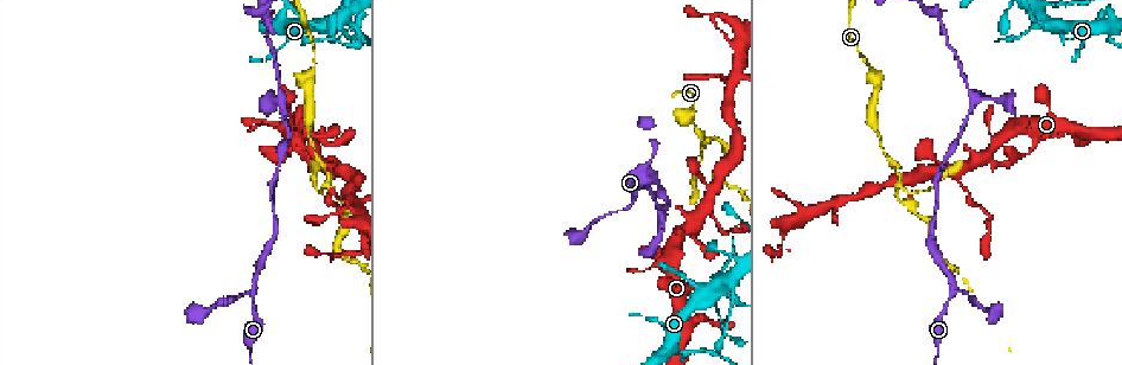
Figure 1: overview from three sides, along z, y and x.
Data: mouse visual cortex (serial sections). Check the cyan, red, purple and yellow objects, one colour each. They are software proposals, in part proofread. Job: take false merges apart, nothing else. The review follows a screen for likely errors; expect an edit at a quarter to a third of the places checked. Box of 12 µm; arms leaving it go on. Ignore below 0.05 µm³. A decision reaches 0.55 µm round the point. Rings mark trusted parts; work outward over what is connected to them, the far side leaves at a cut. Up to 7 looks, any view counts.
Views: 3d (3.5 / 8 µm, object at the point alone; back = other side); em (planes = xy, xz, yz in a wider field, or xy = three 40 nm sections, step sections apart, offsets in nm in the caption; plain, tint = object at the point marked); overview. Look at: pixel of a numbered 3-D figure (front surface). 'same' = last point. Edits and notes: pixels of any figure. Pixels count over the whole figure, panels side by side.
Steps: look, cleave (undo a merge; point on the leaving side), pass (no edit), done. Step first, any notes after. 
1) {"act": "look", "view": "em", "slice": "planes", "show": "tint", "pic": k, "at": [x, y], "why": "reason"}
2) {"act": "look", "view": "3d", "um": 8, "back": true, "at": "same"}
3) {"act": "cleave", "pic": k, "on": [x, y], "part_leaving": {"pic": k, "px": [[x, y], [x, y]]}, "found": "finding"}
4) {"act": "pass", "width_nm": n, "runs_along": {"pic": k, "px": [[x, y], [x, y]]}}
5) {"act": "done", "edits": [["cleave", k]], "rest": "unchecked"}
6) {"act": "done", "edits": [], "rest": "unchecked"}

{"act": "look", "view": "3d", "um": 3.5, "pic": 1, "at": [955, 290], "why": "three-way junction"}

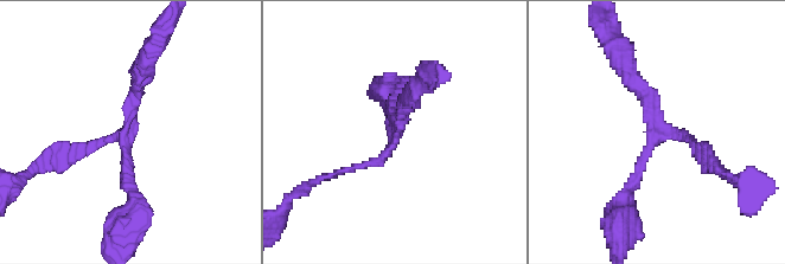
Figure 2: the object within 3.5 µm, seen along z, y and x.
{"act": "look", "view": "em", "slice": "planes", "show": "tint", "pic": 2, "at": [391, 128], "arms": 3, "arm_widths_nm": [100, 200, 200]}

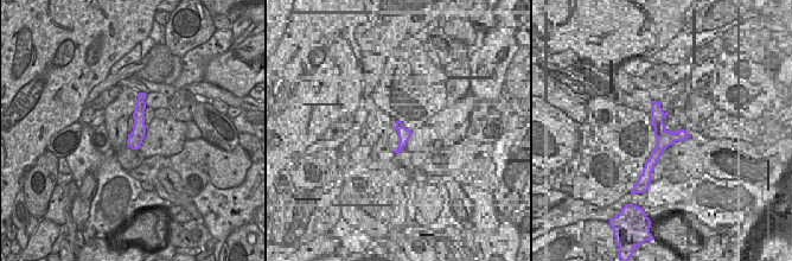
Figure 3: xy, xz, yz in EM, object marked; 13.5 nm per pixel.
{"act": "pass", "width_nm": 200, "runs_along": {"pic": 2, "px": [[136, 204], [126, 135], [144, 66]]}, "found": "one cell here"}

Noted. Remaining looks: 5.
{"act": "look", "view": "3d", "um": 8, "pic": 1, "at": [324, 26]}

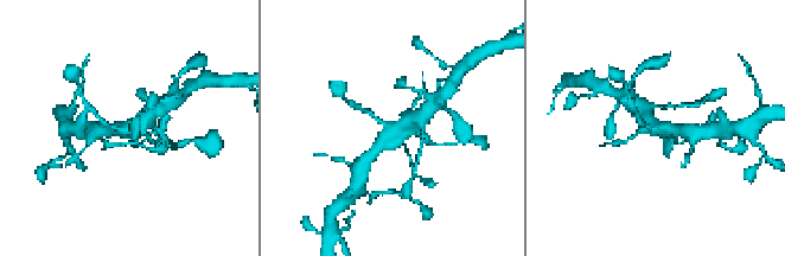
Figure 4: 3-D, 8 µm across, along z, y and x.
{"act": "look", "view": "3d", "um": 3.5, "pic": 4, "at": [392, 134], "why": "closer look"}

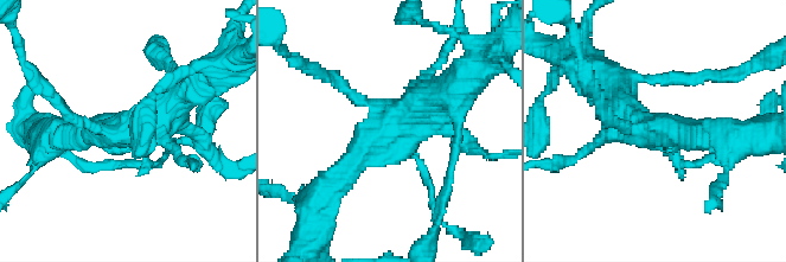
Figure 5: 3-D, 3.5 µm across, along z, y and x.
{"act": "look", "view": "em", "slice": "planes", "show": "tint", "pic": 5, "at": [652, 131]}

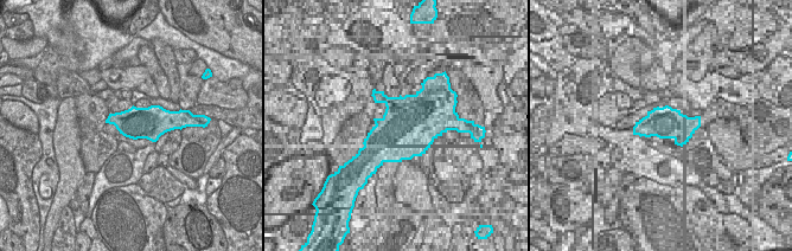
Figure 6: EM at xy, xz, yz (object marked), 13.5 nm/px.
{"act": "pass", "runs_along": {"pic": 5, "px": [[331, 184], [403, 114], [447, 94]]}, "found": "continuous, no second cell"}

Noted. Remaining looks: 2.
{"act": "look", "view": "3d", "um": 8, "pic": 1, "at": [708, 197], "why": "thin arm on a thick one"}

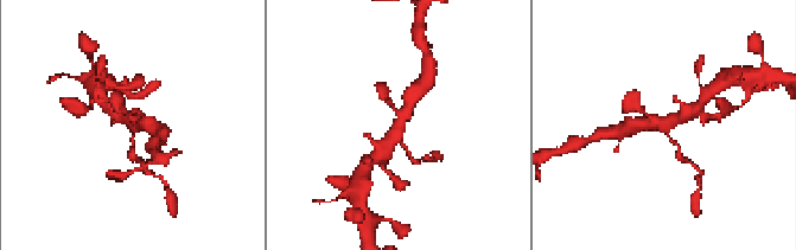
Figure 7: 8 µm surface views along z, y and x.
{"act": "look", "view": "em", "slice": "xy", "step": 1, "show": "tint", "pic": 7, "at": [664, 123], "arms": 4, "arm_widths_nm": [150, 150, 400, 450]}

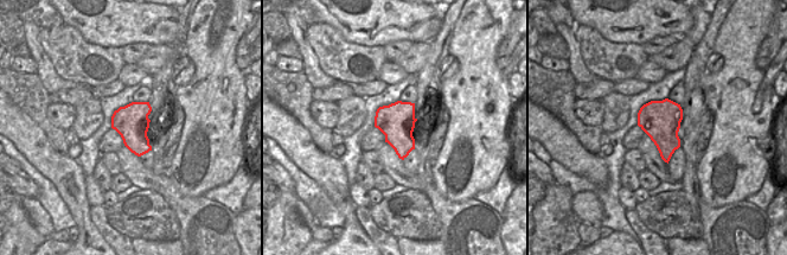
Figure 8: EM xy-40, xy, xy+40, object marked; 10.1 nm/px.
{"act": "cleave", "pic": 7, "on": [131, 154], "width_nm": 380, "part_leaving": {"pic": 7, "px": [[133, 136], [133, 156], [142, 161], [145, 170]]}, "found": "a second cell is stuck on"}

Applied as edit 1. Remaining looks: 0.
{"act": "done", "edits": [["cleave", 7]], "rest": "unchecked"}

